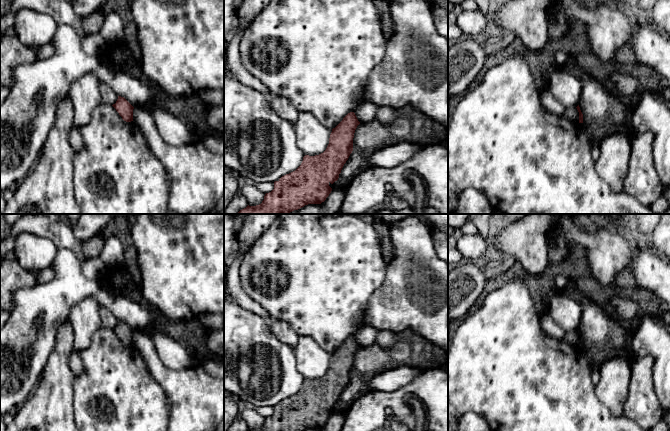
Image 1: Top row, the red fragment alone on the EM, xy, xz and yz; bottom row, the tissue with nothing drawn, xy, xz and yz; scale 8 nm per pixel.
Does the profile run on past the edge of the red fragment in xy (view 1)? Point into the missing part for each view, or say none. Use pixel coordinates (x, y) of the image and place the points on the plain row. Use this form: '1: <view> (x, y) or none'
1: none

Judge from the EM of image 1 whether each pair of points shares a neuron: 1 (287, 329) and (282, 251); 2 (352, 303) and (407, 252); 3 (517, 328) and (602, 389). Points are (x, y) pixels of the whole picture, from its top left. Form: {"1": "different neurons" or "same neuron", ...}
{"1": "different neurons", "2": "different neurons", "3": "different neurons"}

